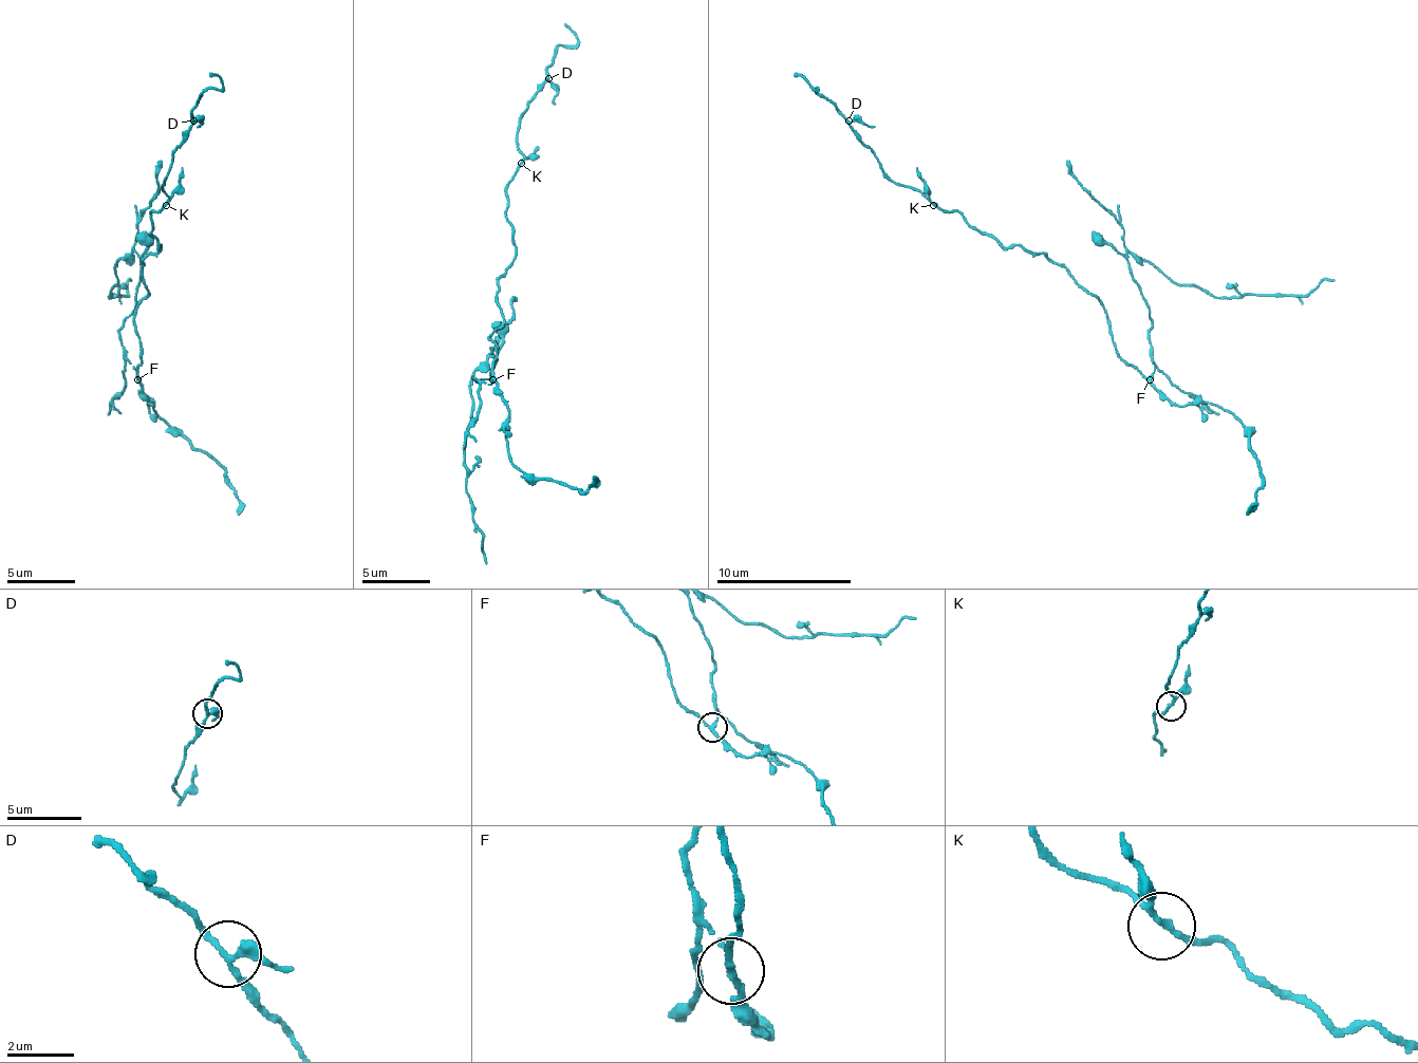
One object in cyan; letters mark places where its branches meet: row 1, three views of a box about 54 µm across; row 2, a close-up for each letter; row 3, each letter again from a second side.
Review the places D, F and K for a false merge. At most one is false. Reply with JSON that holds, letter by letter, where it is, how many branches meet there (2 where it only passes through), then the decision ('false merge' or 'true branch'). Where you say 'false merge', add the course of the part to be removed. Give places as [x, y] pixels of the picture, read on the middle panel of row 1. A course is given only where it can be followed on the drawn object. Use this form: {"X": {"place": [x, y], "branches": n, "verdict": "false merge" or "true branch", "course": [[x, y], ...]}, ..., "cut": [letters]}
{"D": {"place": [548, 78], "branches": 3, "verdict": "true branch"}, "F": {"place": [492, 379], "branches": 3, "verdict": "false merge", "course": [[493, 379], [477, 379], [490, 376], [493, 359], [473, 373], [463, 444], [470, 513], [484, 539], [487, 563]]}, "K": {"place": [521, 163], "branches": 3, "verdict": "true branch"}, "cut": ["F"]}

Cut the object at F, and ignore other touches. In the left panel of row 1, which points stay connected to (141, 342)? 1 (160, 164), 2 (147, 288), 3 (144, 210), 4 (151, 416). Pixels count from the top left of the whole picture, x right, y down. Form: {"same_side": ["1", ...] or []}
{"same_side": ["2", "4"]}

